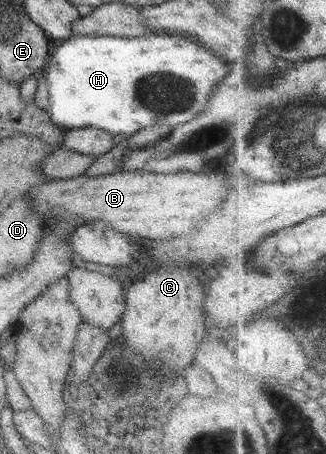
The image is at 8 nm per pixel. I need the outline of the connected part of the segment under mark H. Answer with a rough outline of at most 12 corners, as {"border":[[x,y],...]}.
{"border":[[182,35],[74,36],[52,123],[116,139],[194,119],[232,69]]}

